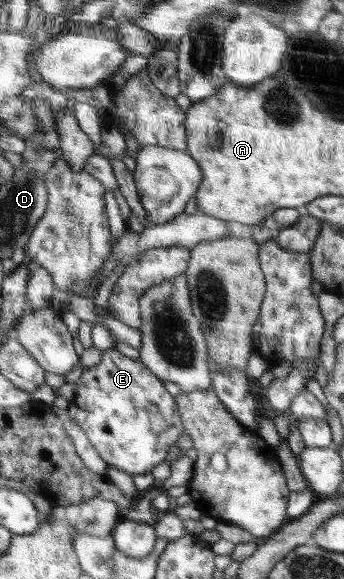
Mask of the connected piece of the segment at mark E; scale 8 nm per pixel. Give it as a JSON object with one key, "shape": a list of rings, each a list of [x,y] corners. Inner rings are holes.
{"shape":[[[114,349],[102,352],[99,364],[85,369],[80,377],[66,410],[81,425],[106,466],[135,476],[151,472],[167,459],[169,448],[184,428],[175,398],[167,392],[163,380],[140,361]]]}

